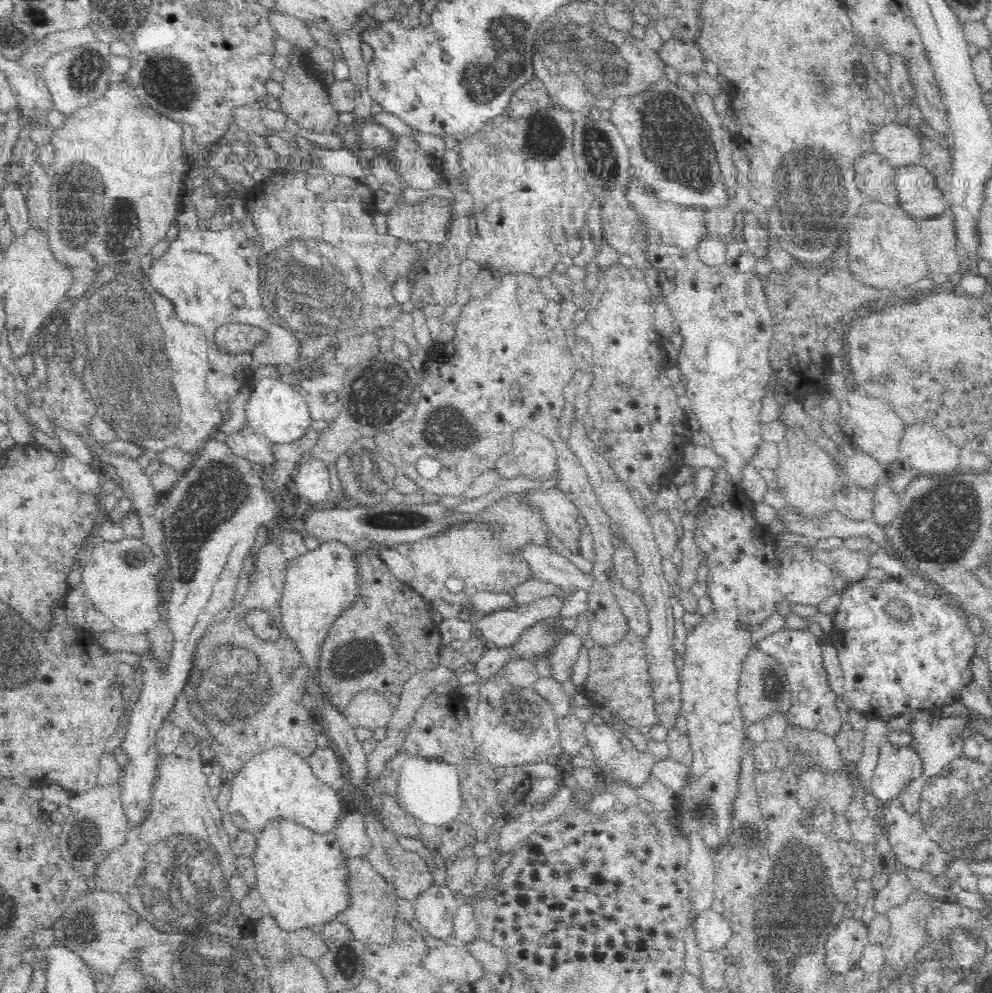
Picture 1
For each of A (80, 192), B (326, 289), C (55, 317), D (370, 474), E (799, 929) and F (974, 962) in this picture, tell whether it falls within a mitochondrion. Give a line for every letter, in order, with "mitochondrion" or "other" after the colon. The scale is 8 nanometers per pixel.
A: mitochondrion
B: mitochondrion
C: other
D: mitochondrion
E: mitochondrion
F: mitochondrion

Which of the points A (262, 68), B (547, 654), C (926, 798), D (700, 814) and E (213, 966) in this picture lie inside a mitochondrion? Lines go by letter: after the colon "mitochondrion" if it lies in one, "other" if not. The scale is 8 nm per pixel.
A: other
B: other
C: mitochondrion
D: mitochondrion
E: mitochondrion

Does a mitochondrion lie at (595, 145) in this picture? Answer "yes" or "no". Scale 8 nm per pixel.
yes

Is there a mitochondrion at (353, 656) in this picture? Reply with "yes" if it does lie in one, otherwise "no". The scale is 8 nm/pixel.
yes

